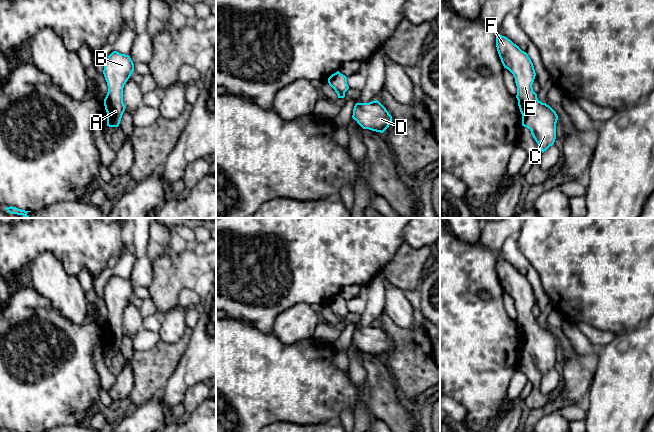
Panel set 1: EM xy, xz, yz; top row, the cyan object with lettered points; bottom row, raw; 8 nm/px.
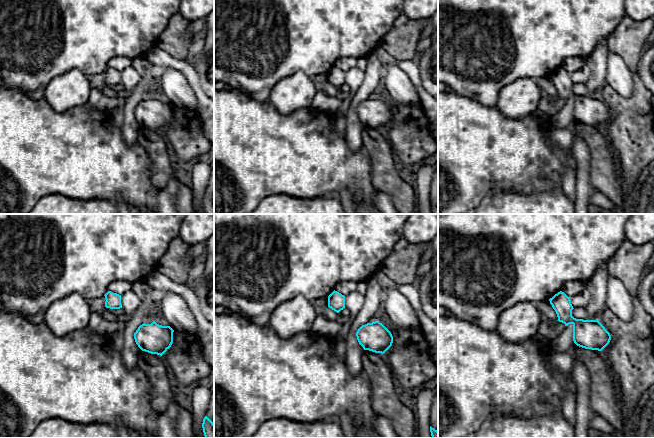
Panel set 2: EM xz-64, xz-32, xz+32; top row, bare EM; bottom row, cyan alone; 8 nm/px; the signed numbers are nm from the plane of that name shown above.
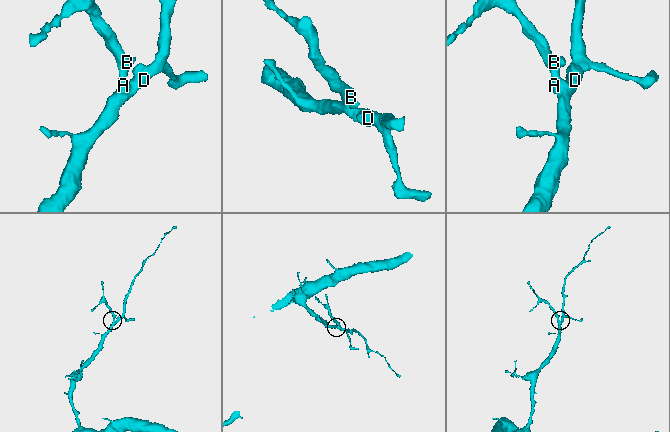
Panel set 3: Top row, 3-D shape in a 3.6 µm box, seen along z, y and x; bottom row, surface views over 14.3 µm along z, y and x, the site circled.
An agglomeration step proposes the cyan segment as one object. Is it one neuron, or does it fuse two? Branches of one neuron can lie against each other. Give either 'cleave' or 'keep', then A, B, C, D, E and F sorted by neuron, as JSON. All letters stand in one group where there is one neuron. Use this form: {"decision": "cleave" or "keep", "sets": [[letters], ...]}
{"decision": "keep", "sets": [["A", "B", "C", "D", "E", "F"]]}

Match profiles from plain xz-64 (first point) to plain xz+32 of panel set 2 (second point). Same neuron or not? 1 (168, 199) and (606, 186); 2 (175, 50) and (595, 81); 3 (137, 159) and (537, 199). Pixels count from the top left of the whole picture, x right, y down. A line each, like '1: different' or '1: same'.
1: different
2: different
3: different

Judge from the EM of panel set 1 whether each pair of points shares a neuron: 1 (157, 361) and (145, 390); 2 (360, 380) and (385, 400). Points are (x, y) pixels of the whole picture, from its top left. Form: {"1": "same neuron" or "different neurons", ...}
{"1": "same neuron", "2": "different neurons"}

